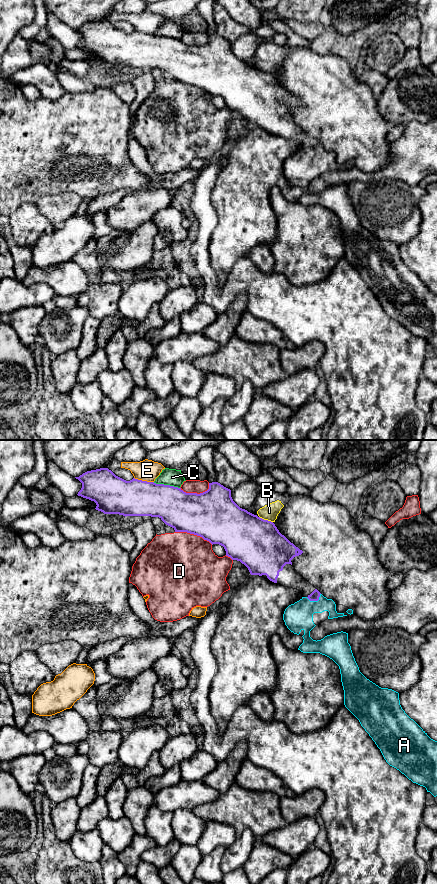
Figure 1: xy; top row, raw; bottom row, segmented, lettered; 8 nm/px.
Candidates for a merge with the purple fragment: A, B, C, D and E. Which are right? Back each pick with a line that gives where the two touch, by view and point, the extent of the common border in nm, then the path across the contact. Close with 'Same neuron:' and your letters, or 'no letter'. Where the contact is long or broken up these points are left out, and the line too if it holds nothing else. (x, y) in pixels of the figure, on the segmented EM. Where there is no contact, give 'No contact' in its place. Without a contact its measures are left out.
A: Touches purple at xy (315, 600). Shared border 120 nm. Path across: xy (314, 596), (315, 600), (299, 616)
Same neuron: A

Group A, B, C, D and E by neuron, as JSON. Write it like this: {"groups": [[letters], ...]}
{"groups": [["A"], ["B"], ["C"], ["D"], ["E"]]}

